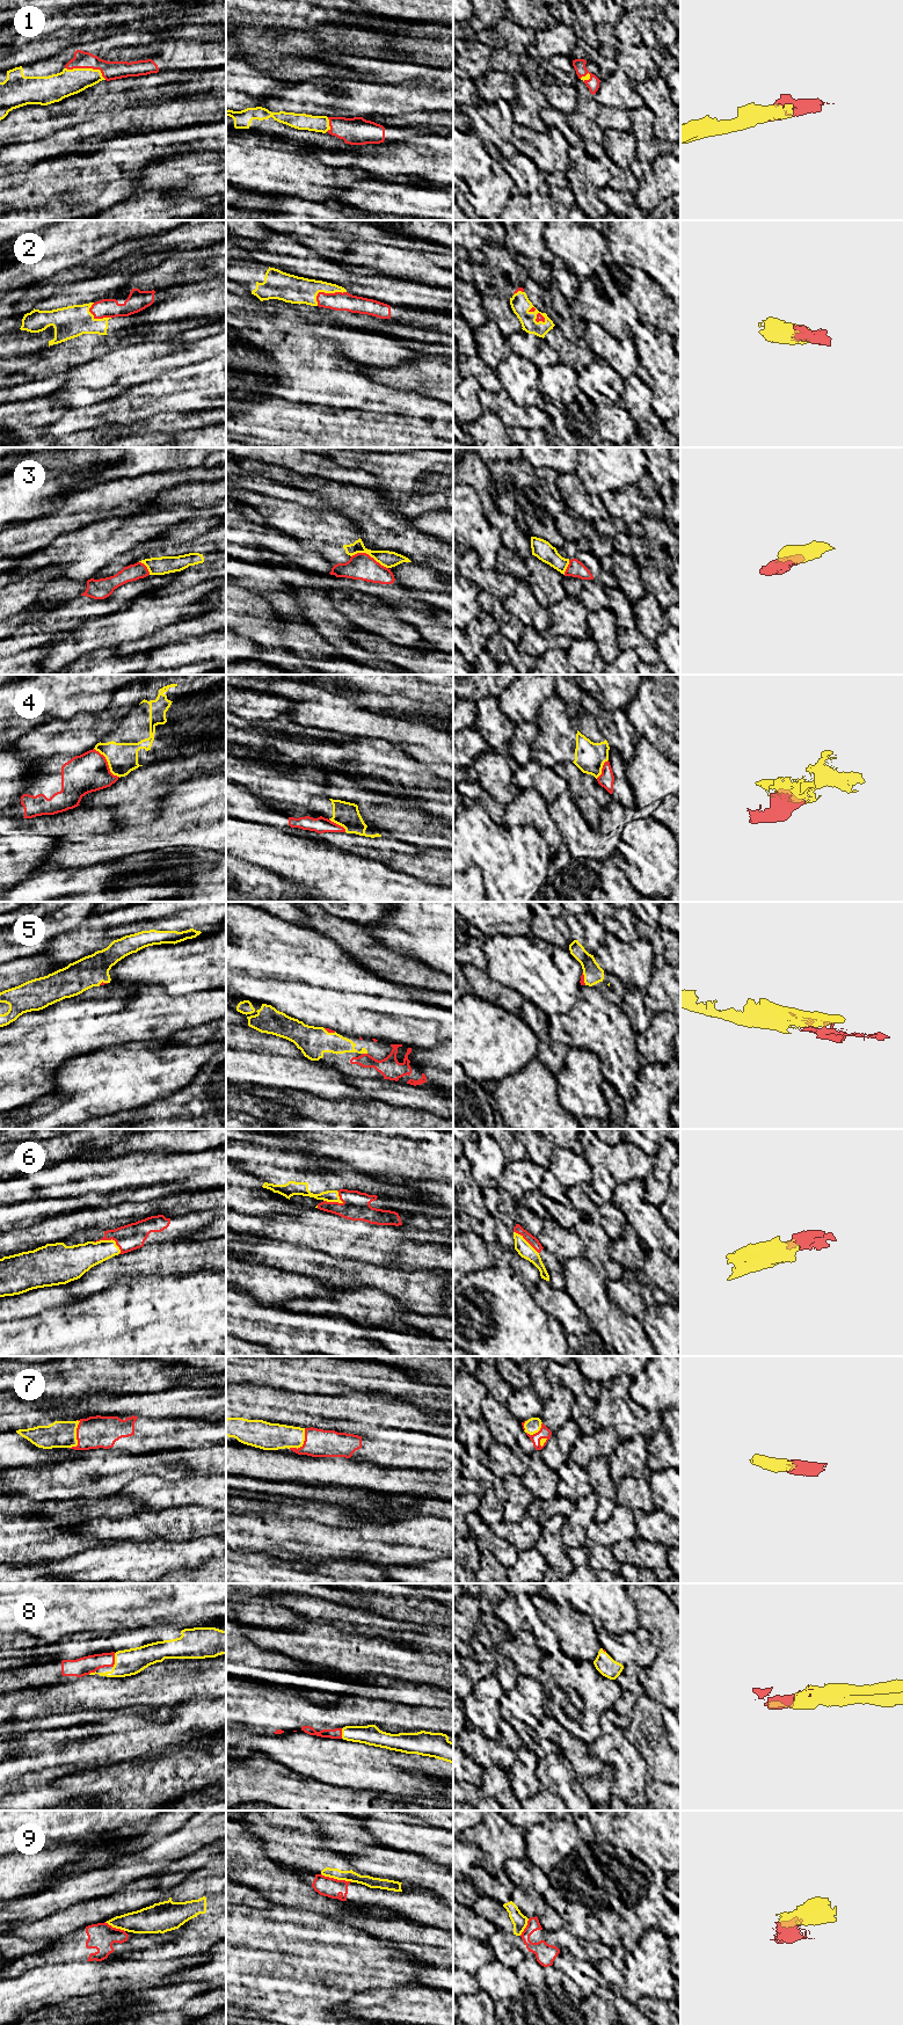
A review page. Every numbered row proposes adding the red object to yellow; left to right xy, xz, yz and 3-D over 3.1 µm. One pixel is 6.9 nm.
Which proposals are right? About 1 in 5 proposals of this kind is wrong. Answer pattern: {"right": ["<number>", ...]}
{"right": ["1", "2", "5", "6", "7", "8"]}

